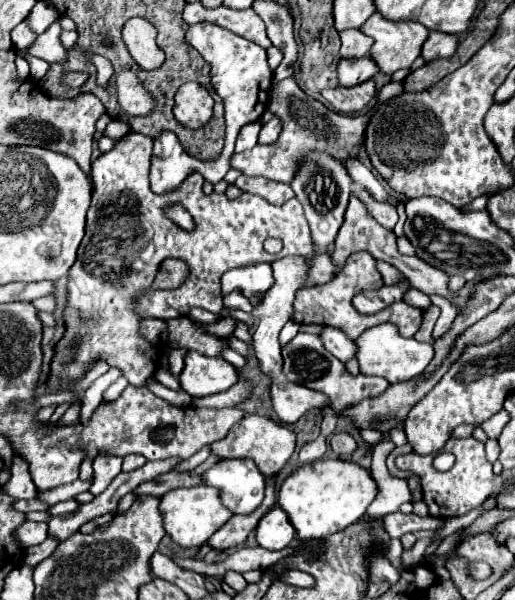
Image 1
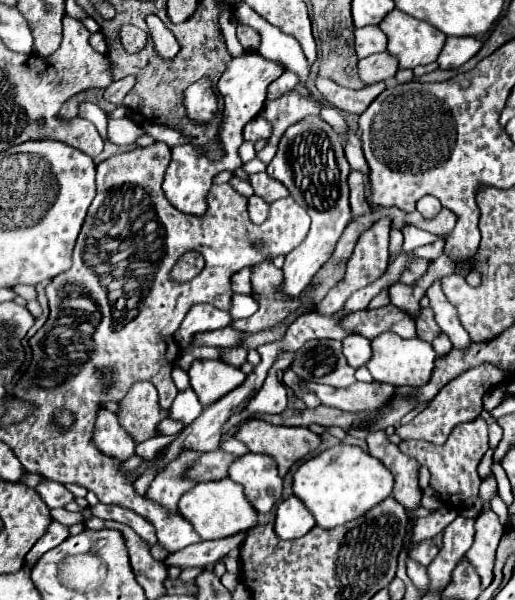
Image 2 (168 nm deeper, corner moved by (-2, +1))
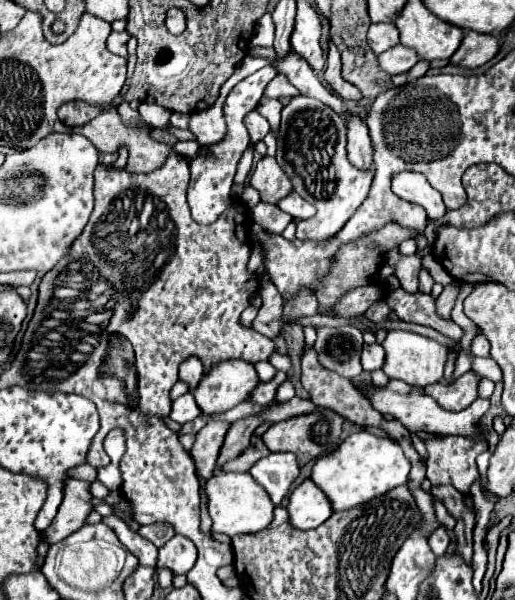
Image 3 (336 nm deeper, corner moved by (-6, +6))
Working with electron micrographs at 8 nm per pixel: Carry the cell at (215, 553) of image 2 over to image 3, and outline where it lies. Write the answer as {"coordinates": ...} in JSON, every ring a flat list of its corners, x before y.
{"coordinates":[[174,535,164,547,158,551,158,563,160,569,170,569,174,575,186,575,196,563,196,545,184,537]]}

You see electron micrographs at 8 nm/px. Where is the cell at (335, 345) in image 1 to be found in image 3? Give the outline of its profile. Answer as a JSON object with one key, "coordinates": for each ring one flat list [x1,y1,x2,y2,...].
{"coordinates":[[378,343,364,345,364,349,362,349,362,367,364,367,364,371,382,369,384,359,386,359,386,353,384,353,382,345,378,345]]}

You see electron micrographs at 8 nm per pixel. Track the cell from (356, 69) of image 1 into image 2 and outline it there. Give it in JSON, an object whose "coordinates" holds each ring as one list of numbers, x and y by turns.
{"coordinates":[[388,52,372,54,358,62,358,74,364,84,388,80,396,74,396,70,398,70,398,60,394,60]]}

